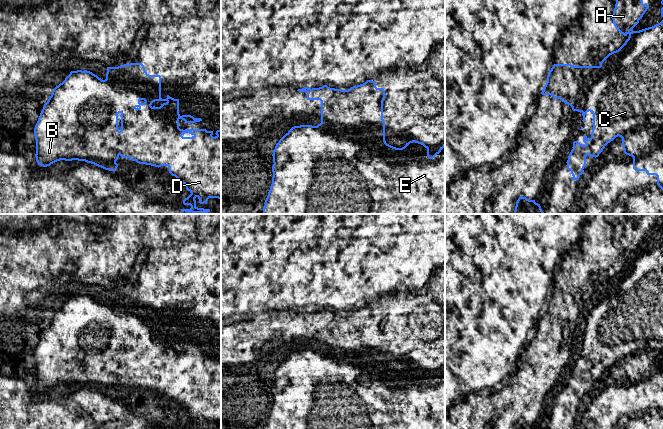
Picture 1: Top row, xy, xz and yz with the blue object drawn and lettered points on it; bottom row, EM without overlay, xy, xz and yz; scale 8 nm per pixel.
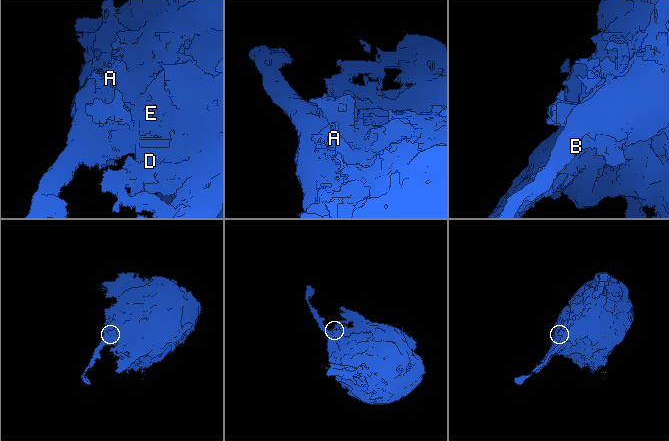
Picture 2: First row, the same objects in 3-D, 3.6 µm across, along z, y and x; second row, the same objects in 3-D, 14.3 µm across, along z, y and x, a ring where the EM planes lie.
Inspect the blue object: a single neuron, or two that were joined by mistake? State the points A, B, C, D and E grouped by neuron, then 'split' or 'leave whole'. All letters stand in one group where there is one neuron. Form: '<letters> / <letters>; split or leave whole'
A B C D E; leave whole

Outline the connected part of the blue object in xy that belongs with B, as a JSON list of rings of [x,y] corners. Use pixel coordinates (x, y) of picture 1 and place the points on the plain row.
[[[130,287],[120,289],[118,291],[107,291],[106,303],[102,304],[97,299],[87,294],[71,295],[65,304],[56,310],[48,325],[44,328],[40,337],[38,345],[34,352],[34,360],[36,364],[36,385],[38,389],[43,391],[50,390],[51,388],[60,385],[85,385],[87,387],[94,388],[105,394],[116,395],[118,388],[116,385],[121,380],[123,382],[129,382],[132,385],[136,385],[139,388],[146,388],[155,391],[168,390],[169,397],[175,400],[183,408],[186,409],[186,413],[191,417],[187,422],[183,424],[184,429],[196,429],[195,422],[199,423],[200,428],[207,427],[209,422],[221,423],[221,354],[216,355],[216,360],[213,361],[213,355],[207,355],[206,353],[180,353],[179,344],[182,343],[186,347],[195,347],[202,345],[201,342],[194,342],[191,339],[179,338],[179,323],[174,323],[167,319],[166,323],[161,322],[161,300],[149,299],[142,287]]]

